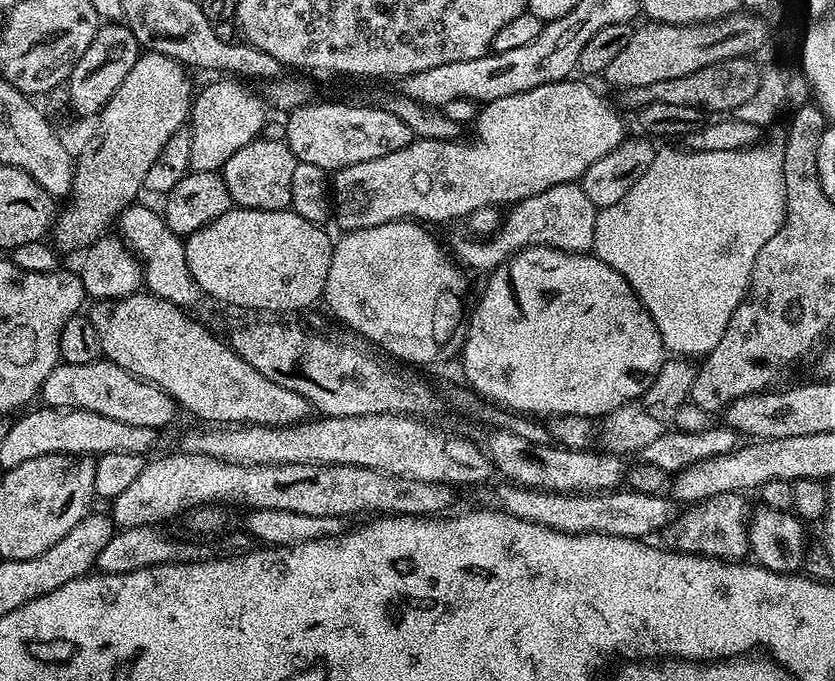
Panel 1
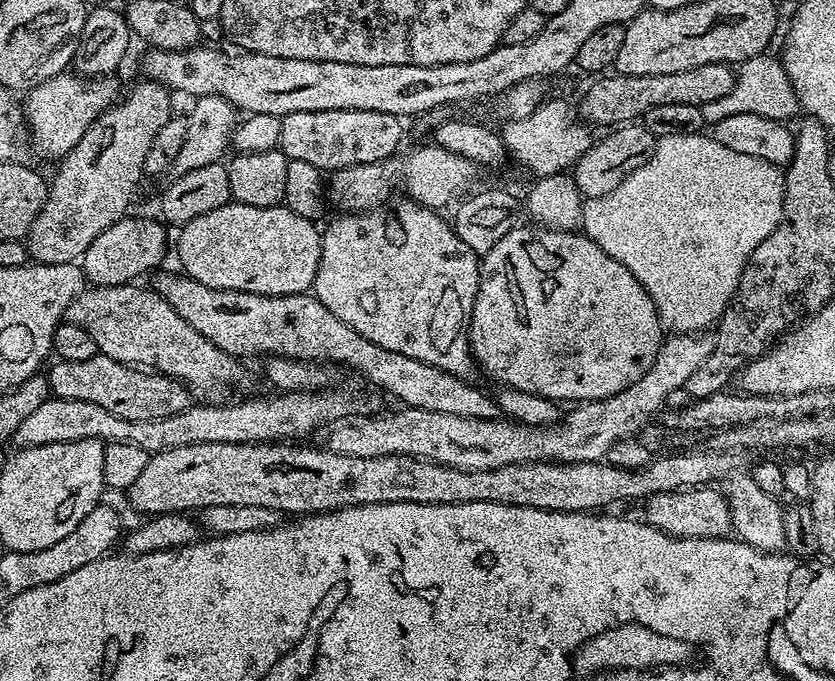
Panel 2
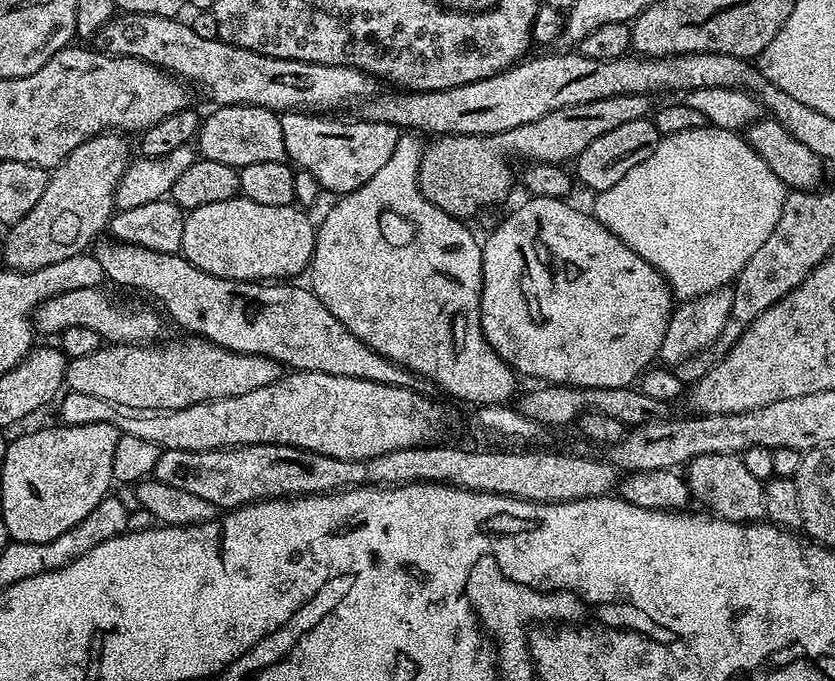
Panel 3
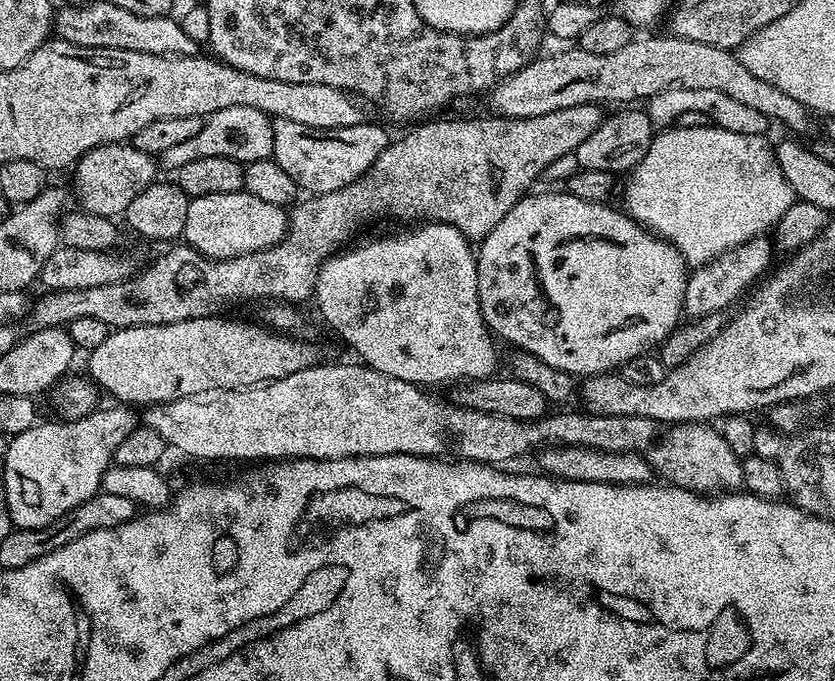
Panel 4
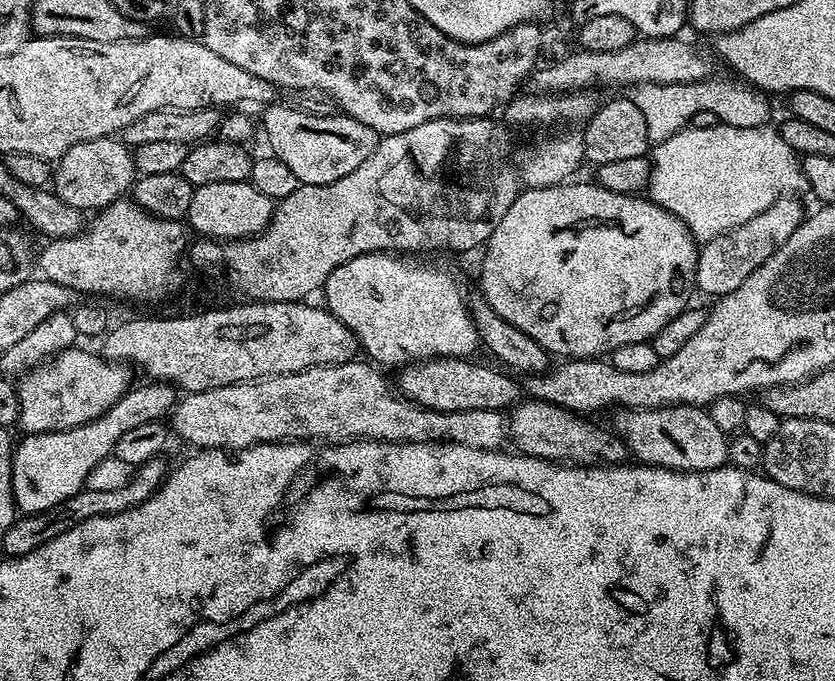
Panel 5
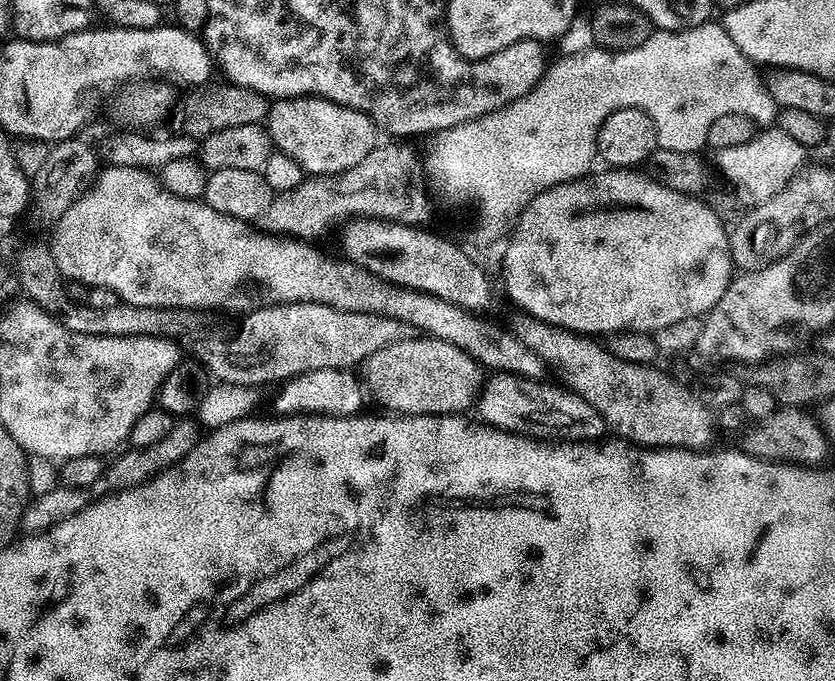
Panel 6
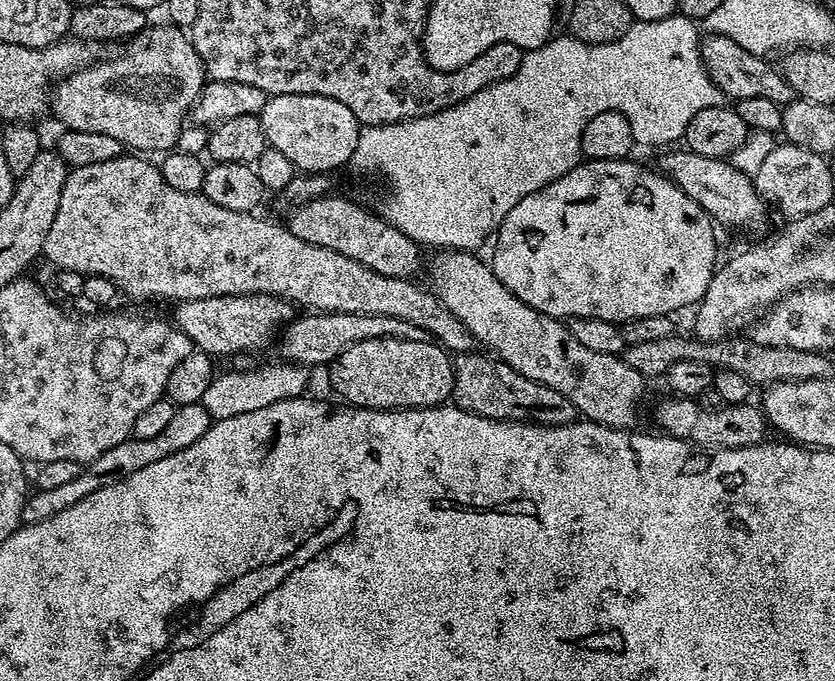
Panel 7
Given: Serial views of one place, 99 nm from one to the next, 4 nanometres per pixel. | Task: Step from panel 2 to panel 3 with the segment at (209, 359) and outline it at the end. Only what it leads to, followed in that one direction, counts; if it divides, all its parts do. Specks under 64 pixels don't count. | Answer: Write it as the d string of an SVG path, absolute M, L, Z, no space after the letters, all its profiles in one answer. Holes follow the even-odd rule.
M103 287L66 290L54 298L46 298L34 313L35 331L55 337L70 330L70 326L87 326L108 344L146 344L159 337L156 335L160 332L161 313L155 307L152 309L144 304L127 304L124 300L115 300L104 291Z

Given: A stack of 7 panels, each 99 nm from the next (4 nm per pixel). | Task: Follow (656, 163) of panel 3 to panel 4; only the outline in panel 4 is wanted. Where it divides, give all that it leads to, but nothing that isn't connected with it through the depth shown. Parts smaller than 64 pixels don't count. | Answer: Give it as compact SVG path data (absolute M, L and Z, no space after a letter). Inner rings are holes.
M715 126L665 127L653 135L650 150L646 150L644 157L627 173L623 211L641 227L672 244L680 252L685 264L709 264L731 248L775 229L782 214L786 214L786 210L790 210L794 203L790 182L782 178L773 145L766 141L764 136L734 134L734 130Z

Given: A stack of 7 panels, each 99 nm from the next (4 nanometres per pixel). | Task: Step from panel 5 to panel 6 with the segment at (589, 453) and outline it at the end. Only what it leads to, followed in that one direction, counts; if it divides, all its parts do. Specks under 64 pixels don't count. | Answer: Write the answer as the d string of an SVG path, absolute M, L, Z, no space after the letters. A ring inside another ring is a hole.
M497 372L485 379L484 386L478 394L474 405L475 411L480 411L479 419L503 432L513 432L516 436L530 436L533 440L545 442L596 442L605 435L606 425L602 414L590 406L577 392L567 387L558 388L549 382L527 380L524 376L510 375L508 372Z

